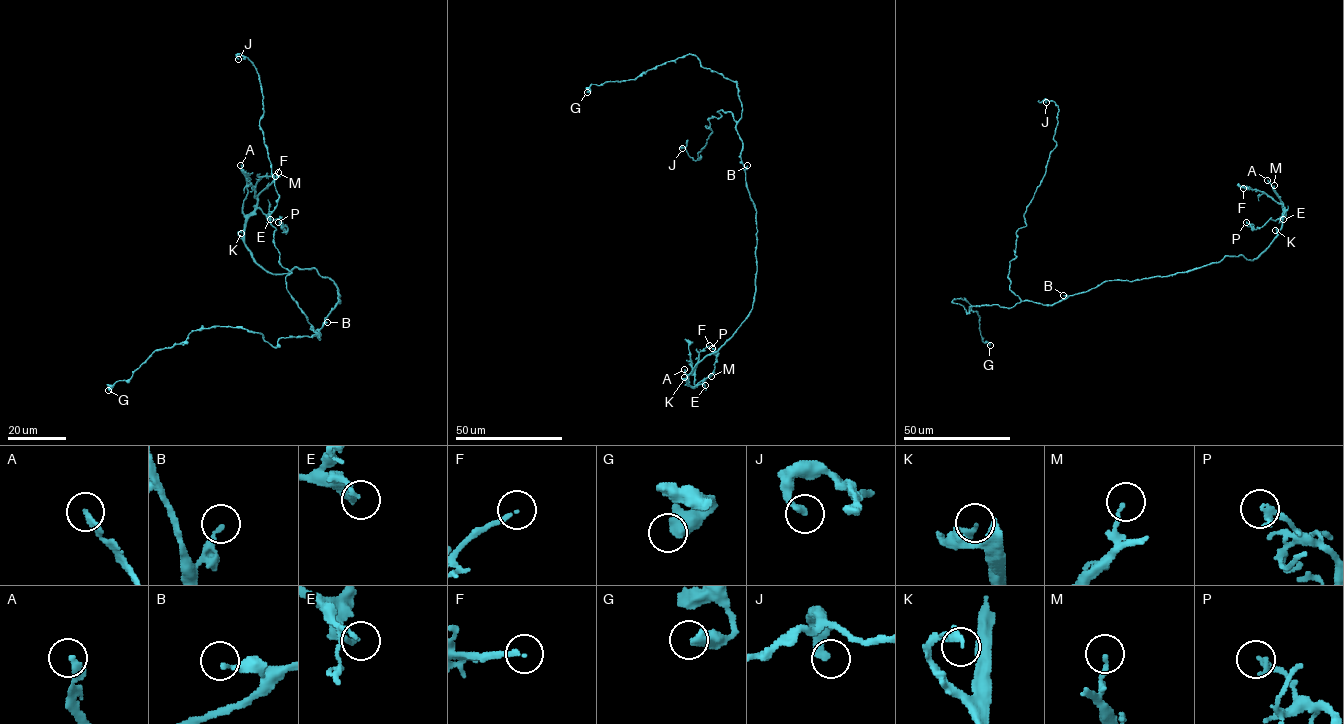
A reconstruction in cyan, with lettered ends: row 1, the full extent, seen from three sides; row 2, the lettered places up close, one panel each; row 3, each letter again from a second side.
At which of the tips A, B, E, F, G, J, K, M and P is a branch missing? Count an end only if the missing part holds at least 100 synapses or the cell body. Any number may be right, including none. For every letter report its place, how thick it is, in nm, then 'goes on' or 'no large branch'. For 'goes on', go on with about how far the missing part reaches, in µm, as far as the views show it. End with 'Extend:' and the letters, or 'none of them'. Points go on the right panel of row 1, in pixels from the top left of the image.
A: (1267, 180) | 240 nm | goes on | 5 µm
B: (1063, 295) | 200 nm | no large branch
E: (1283, 219) | 140 nm | no large branch
F: (1243, 188) | 170 nm | no large branch
G: (990, 345) | 500 nm | no large branch
J: (1046, 102) | 280 nm | no large branch
K: (1275, 230) | 280 nm | no large branch
M: (1274, 185) | 160 nm | no large branch
P: (1246, 222) | 240 nm | no large branch
Extend: A

